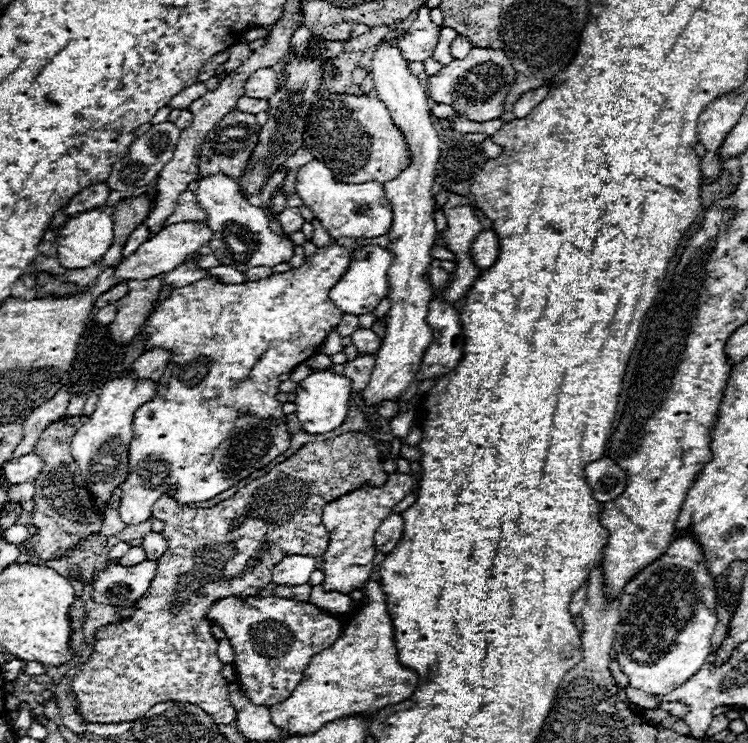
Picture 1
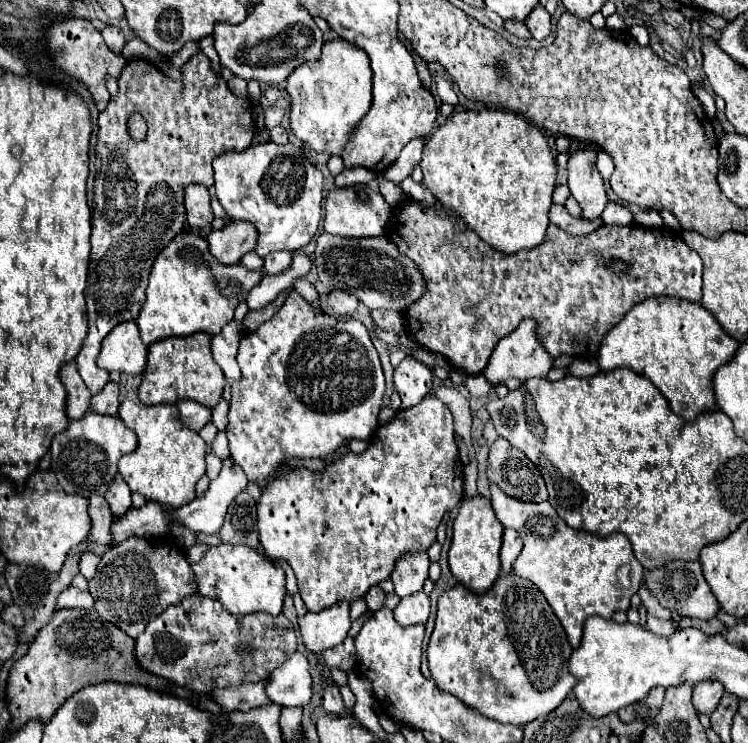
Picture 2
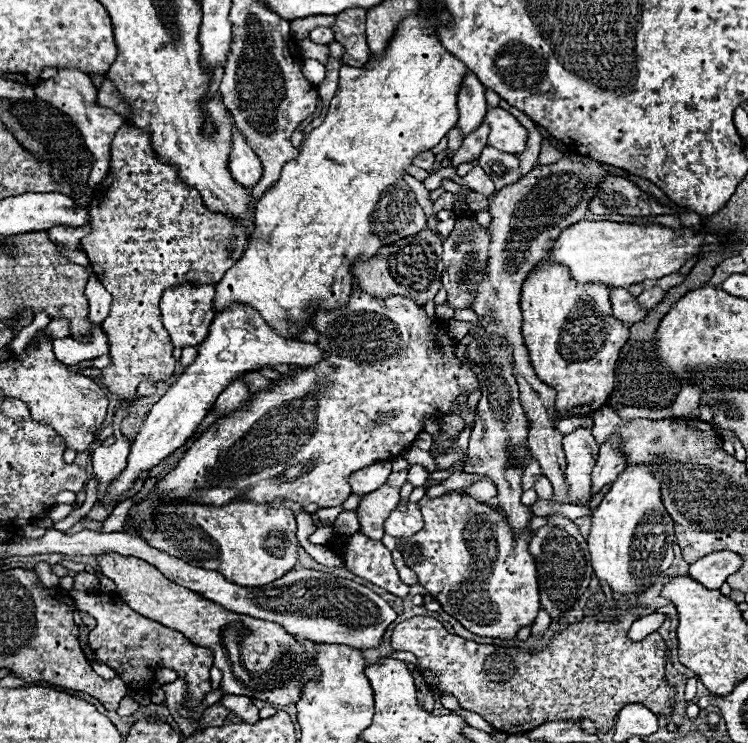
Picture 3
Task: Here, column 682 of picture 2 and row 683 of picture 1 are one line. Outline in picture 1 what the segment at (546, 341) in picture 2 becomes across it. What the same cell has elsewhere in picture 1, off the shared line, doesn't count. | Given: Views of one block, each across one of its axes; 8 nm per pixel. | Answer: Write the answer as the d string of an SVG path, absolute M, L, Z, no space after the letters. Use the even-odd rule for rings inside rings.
M228 596L218 602L214 602L208 610L208 618L220 626L226 636L232 642L234 648L234 666L238 672L240 684L244 684L244 692L248 692L248 698L254 704L280 704L284 702L294 688L300 684L304 670L308 668L312 656L318 652L330 648L342 634L342 628L346 626L346 616L336 616L330 612L320 610L318 606L310 602L298 602L298 600L288 600L288 598L278 598L278 596L268 596L268 598L258 598L258 596Z

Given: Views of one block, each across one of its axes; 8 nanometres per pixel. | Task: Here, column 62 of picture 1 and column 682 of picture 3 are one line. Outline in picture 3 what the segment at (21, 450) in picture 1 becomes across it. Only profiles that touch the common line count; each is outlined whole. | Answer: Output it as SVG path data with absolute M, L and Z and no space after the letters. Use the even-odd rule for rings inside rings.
M684 386L672 406L674 418L696 418L692 412L694 408L698 408L698 398L700 398L698 386Z

